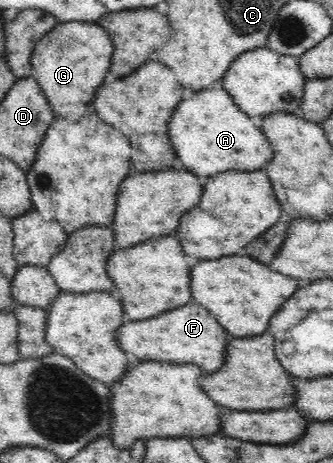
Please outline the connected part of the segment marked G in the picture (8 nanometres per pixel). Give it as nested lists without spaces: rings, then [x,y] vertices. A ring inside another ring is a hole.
[[[69,21],[59,22],[50,33],[46,33],[32,53],[31,75],[42,87],[43,93],[52,106],[53,112],[66,118],[70,122],[79,122],[81,117],[85,115],[89,105],[94,101],[96,89],[102,85],[102,82],[110,78],[109,71],[112,65],[112,57],[114,55],[114,45],[110,35],[96,22],[85,21]]]

